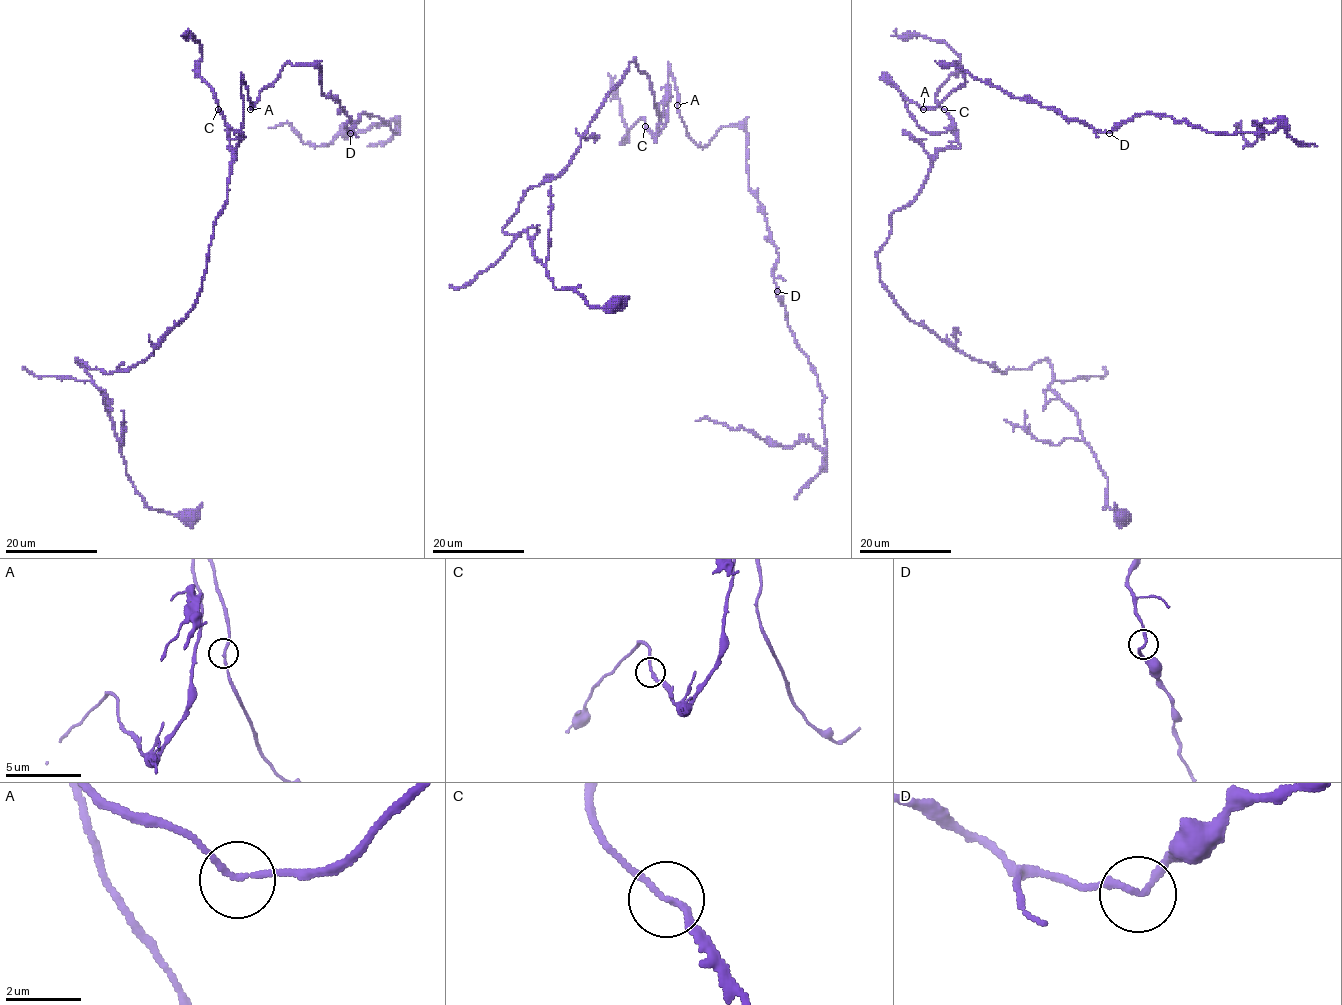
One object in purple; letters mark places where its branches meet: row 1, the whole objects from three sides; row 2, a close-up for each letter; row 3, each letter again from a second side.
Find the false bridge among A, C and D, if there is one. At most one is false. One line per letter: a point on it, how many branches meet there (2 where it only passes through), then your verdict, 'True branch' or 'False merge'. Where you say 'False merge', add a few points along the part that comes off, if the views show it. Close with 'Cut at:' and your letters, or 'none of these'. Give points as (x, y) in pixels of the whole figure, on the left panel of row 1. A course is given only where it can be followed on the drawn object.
A: Place: (250, 109). Branches: 2. True branch
C: Place: (218, 109). Branches: 2. True branch
D: Place: (350, 133). Branches: 2. True branch
Cut at: none of these

